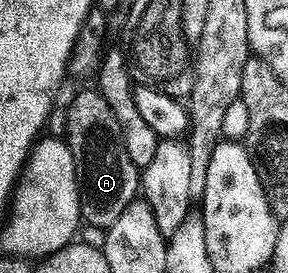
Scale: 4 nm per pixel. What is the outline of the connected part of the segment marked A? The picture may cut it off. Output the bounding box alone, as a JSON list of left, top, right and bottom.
[64,88,139,228]

